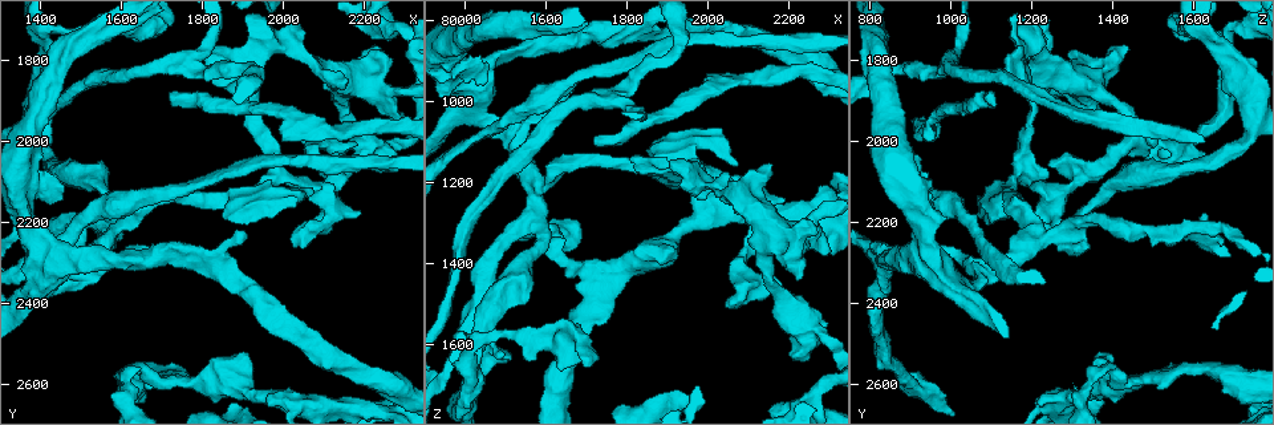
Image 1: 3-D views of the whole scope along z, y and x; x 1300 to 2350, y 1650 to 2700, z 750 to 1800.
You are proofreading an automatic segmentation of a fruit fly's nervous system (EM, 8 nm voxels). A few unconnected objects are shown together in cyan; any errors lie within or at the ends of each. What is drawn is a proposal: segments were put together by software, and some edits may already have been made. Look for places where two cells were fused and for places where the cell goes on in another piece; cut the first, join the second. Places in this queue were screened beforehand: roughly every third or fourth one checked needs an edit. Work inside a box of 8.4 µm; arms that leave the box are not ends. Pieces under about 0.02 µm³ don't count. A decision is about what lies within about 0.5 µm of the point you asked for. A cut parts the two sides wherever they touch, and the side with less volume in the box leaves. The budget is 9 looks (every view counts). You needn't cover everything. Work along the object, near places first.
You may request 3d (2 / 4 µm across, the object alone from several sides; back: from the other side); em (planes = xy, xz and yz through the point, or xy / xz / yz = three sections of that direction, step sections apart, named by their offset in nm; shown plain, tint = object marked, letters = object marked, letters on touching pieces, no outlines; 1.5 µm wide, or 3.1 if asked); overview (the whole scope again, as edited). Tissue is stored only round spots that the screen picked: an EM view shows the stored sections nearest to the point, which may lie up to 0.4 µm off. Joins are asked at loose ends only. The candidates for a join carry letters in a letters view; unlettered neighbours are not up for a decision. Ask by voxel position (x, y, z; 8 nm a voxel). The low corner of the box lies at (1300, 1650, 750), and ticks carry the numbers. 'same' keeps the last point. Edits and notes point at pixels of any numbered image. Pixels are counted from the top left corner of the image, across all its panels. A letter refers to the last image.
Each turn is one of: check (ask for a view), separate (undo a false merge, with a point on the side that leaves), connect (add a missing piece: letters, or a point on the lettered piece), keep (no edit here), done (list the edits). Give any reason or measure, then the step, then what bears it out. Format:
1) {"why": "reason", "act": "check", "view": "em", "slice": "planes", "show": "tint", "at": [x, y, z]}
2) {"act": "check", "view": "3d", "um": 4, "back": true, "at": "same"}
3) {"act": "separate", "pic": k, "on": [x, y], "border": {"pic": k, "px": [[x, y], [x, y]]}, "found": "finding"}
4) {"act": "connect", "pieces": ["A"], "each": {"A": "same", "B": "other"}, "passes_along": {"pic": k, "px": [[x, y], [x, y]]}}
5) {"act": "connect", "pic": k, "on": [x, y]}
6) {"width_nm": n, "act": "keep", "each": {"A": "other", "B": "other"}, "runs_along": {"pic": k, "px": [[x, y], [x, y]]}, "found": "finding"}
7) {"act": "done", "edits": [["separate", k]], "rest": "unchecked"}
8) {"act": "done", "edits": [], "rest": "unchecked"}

{"why": "four arms meet", "act": "check", "view": "em", "slice": "planes", "show": "tint", "at": [1410, 2290, 955]}

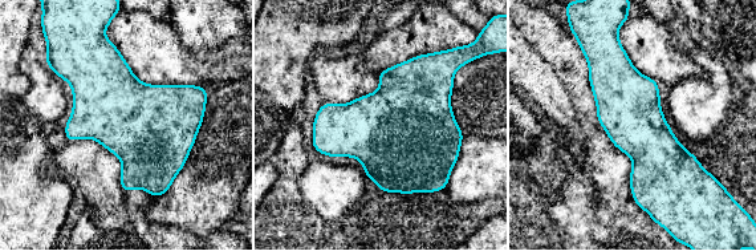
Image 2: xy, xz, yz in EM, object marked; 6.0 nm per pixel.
{"act": "check", "view": "em", "slice": "planes", "show": "letters", "at": "same"}

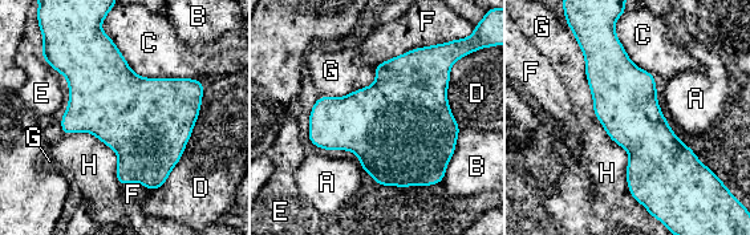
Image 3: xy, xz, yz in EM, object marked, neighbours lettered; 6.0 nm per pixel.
{"width_nm": 380, "act": "keep", "each": {"A": "other", "B": "other", "C": "other", "D": "other", "E": "other", "F": "other", "G": "other", "H": "other"}, "border": {"pic": 3, "px": [[576, 43], [594, 114], [608, 136]]}, "found": "all the same cell"}

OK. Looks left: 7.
{"why": "free end", "act": "check", "view": "3d", "um": 2, "at": [1520, 2260, 1300]}

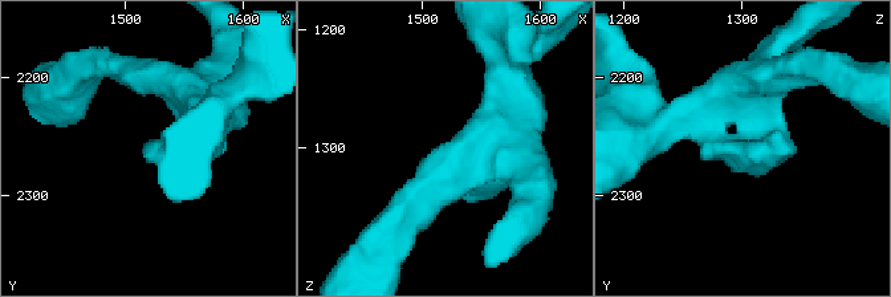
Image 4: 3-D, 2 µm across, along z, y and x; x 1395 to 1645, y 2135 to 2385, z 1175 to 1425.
{"arm_widths_nm": [240, 240], "why": "need the tissue", "act": "check", "view": "em", "slice": "xy", "step": 4, "show": "letters", "at": [1518, 2258, 1304]}

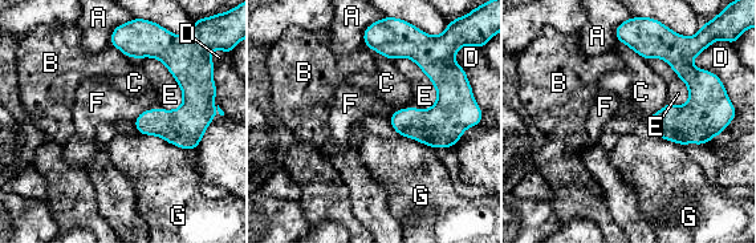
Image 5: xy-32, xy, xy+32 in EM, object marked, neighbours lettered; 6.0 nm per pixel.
{"act": "check", "view": "em", "slice": "planes", "show": "letters", "at": "same"}

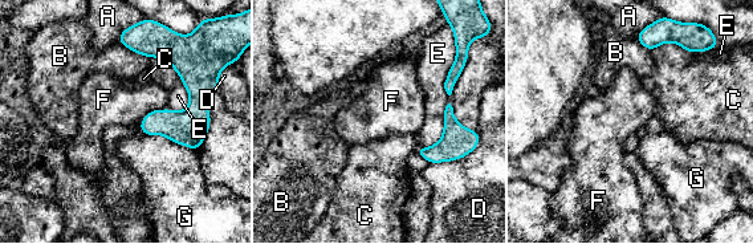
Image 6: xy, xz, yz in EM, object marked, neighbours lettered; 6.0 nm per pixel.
{"act": "keep", "each": {"A": "other", "B": "other", "C": "other", "D": "other", "E": "other", "F": "other", "G": "other"}, "border": {"pic": 6, "px": [[166, 108], [150, 110], [138, 127]]}, "found": "none of them fits"}

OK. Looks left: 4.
{"why": "branch point", "act": "check", "view": "3d", "um": 4, "at": [2105, 1965, 945]}

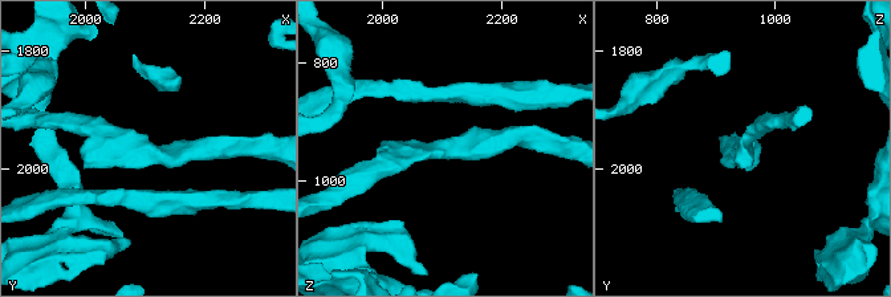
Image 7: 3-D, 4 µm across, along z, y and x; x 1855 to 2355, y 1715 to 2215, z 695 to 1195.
{"act": "check", "view": "em", "slice": "xy", "step": 4, "show": "letters", "at": [2100, 1965, 940]}

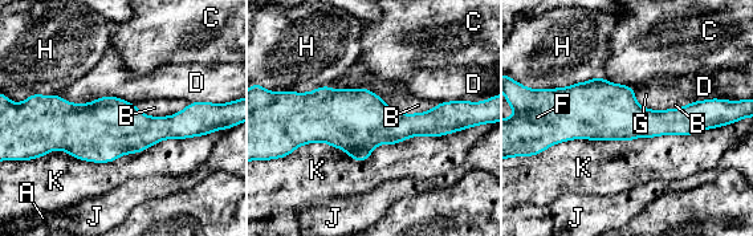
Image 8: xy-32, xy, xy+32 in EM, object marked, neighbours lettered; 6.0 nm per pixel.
{"act": "check", "view": "em", "slice": "yz", "step": 4, "show": "letters", "at": "same"}

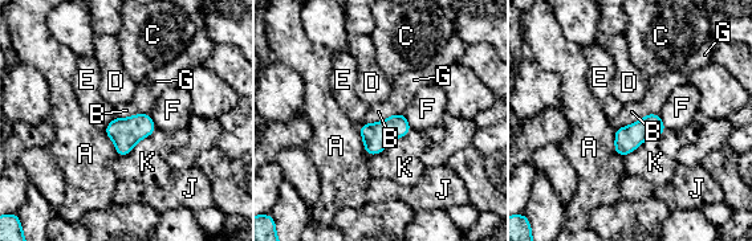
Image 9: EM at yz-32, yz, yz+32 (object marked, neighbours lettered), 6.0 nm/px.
{"width_nm": 110, "act": "keep", "each": {"A": "other", "B": "other", "C": "other", "D": "other", "E": "other", "F": "other", "G": "other", "J": "other", "K": "other"}, "border": {"pic": 9, "px": [[113, 118], [104, 130]]}, "found": "one cell here"}

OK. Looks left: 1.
{"why": "an open end", "act": "check", "view": "em", "slice": "planes", "show": "letters", "at": [2190, 2175, 1235]}

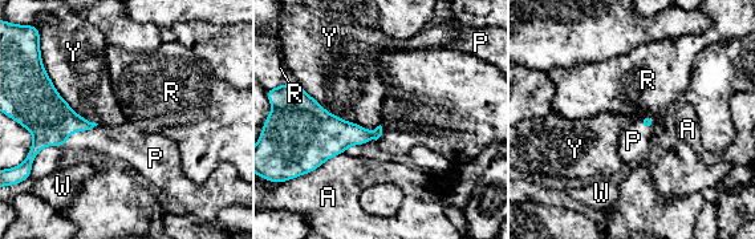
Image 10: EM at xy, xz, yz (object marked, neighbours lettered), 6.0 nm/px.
{"act": "connect", "pieces": ["P"], "each": {"A": "other", "P": "same", "R": "other", "W": "other", "Y": "other"}, "passes_along": {"pic": 10, "px": [[41, 110], [77, 130], [116, 144]]}, "found": "the cell continues"}

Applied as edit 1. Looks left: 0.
{"act": "done", "edits": [["connect", 10]], "rest": "unchecked"}

